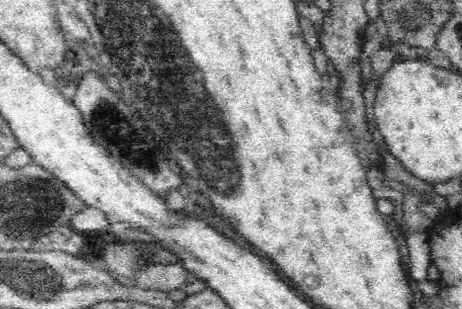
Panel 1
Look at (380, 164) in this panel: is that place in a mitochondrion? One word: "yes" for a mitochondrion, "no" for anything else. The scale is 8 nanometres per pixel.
no

